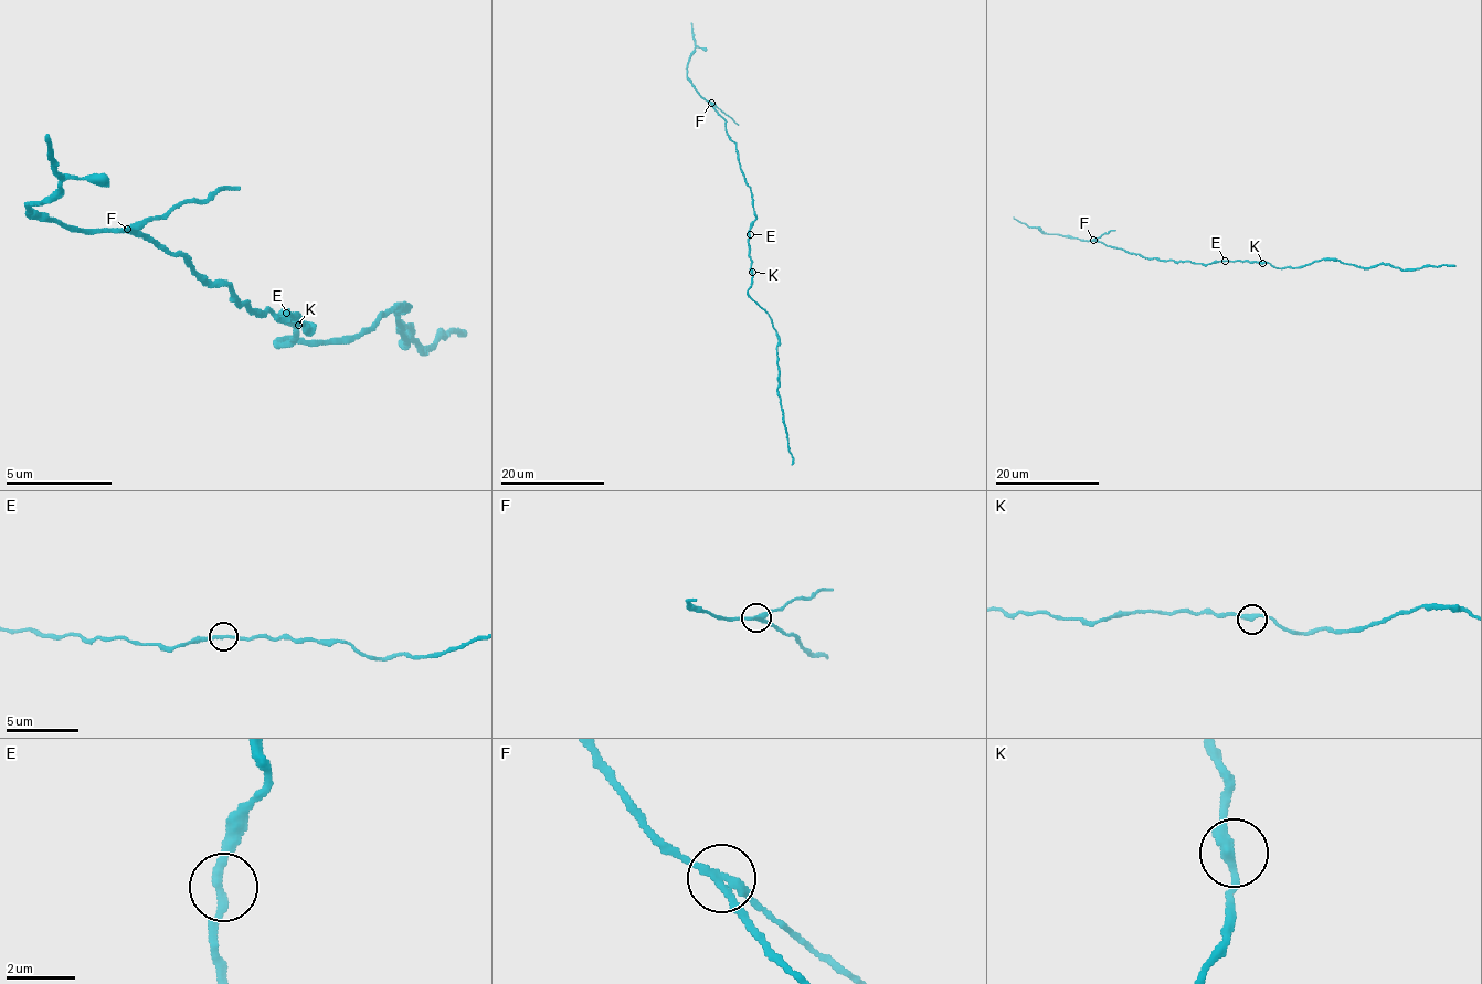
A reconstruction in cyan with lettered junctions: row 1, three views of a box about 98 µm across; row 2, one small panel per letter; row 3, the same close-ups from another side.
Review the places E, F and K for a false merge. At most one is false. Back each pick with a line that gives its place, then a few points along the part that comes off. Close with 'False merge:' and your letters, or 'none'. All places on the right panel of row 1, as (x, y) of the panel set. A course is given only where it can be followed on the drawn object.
F: (1093, 240) | (1093, 240), (1115, 230)
False merge: F

